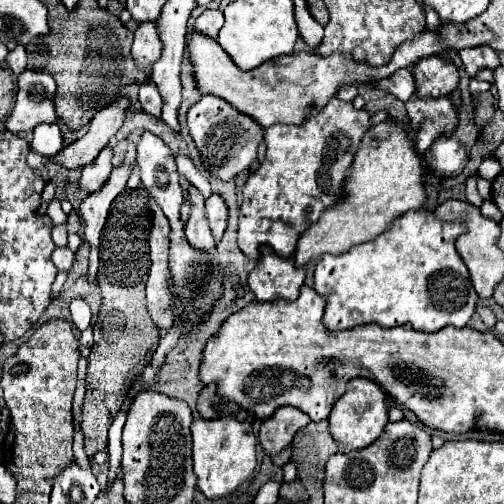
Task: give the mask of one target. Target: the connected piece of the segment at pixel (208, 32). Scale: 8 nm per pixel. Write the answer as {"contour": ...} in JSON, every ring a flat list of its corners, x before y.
{"contour":[[204,10,198,18,196,18,196,30,208,38,216,38,220,28,224,24,224,16,222,10]]}

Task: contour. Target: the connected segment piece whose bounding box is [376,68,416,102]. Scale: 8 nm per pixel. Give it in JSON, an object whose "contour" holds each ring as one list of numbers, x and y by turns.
{"contour":[[410,68,394,72,390,78,380,80,376,86,386,88,390,94,394,94,402,102,406,102,416,92,416,82,414,82,414,76,412,76]]}

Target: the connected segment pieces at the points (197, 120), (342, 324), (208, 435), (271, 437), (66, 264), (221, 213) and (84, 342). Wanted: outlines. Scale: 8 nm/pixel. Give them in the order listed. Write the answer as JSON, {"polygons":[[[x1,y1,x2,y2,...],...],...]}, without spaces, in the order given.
{"polygons":[[[202,96,202,100,190,108,188,128,204,160,204,166,210,170,212,176,224,182,236,178,256,160,258,144,264,136,264,130,250,116,236,112,236,108,232,108,226,100,220,100,216,96]],[[426,208,410,210,396,218,390,228,378,234,370,242,352,246,344,254,324,254,314,270,314,290,326,298,324,324,328,330,348,330,362,324,378,322,384,328,412,324,420,332,438,332,444,326,466,326,476,310,476,290,470,280,470,272,456,250,456,238,466,232,464,224,442,222]],[[234,418,196,420,190,426,190,432,198,490,206,498,222,498,232,494,252,474,256,466,256,436,250,422,238,422]],[[280,406,260,426,260,442,262,442,264,452,270,456,278,454,292,442,294,434,306,424,310,424,308,414,304,414,302,410,292,408,292,406]],[[56,248,52,254,52,262,58,270,70,270,74,264,74,254,70,248]],[[212,194,206,200,206,212,208,212,208,222,210,222,214,238,222,238,226,230,226,220,228,220,228,208,224,198,220,194]],[[92,327,87,328,80,335,80,354,86,358,90,354,90,348,94,343]]]}

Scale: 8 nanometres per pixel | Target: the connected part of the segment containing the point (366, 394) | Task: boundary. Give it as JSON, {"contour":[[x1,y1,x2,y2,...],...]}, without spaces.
{"contour":[[354,378,346,384,344,396,334,404,330,416,330,430,334,440,340,446,340,452,348,450,362,450,370,446,382,432,388,422,388,406,386,406,386,394,380,390,380,386,374,380,368,378]]}

